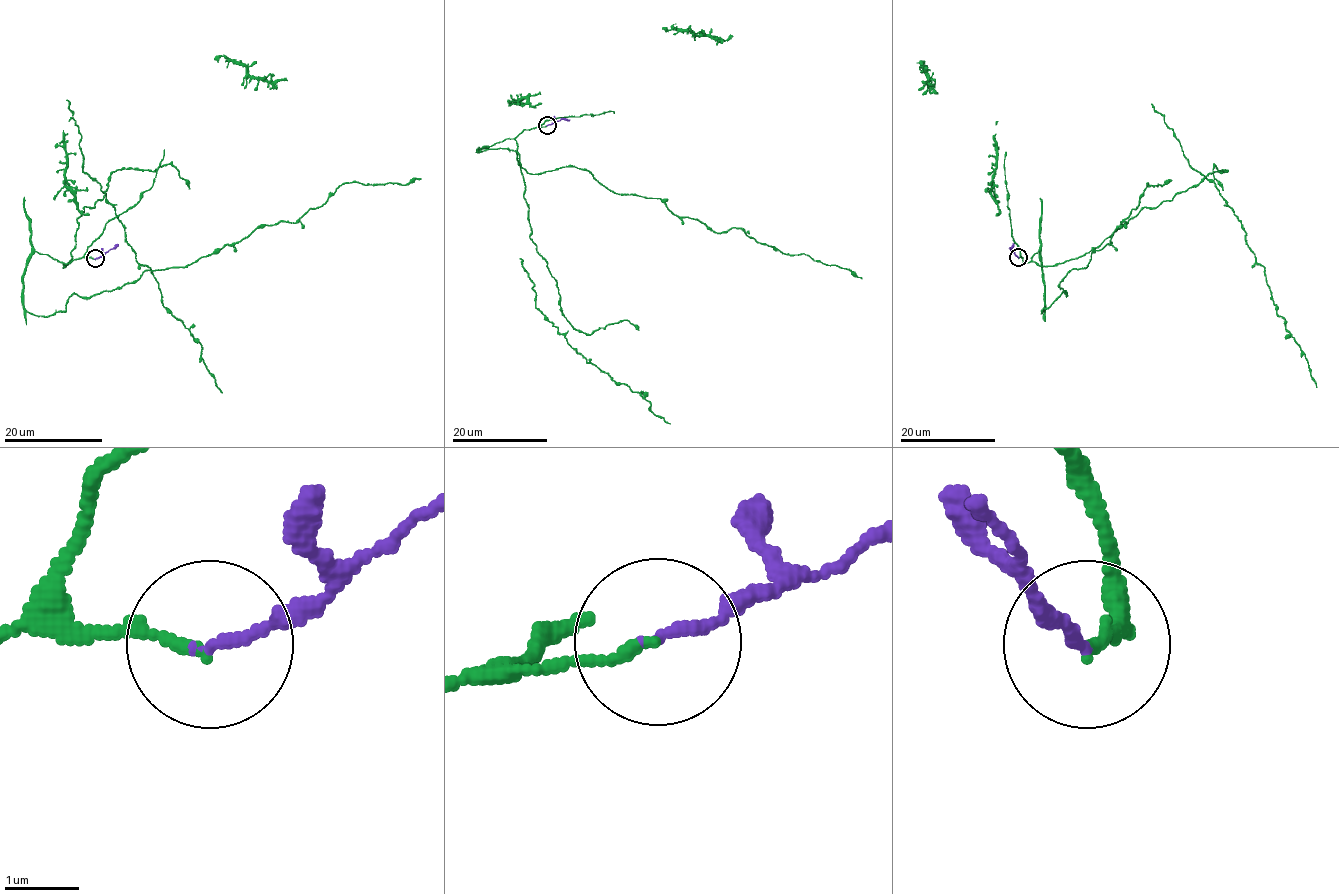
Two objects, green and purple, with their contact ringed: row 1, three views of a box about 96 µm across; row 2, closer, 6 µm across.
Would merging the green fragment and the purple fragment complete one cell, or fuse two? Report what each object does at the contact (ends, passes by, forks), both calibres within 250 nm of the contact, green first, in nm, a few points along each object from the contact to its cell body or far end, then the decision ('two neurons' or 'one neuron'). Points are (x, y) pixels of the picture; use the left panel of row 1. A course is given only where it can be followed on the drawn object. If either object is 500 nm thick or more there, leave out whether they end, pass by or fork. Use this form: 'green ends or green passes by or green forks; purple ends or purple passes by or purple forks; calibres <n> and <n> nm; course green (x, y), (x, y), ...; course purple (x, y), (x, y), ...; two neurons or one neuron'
green ends; purple ends; calibres 140 and 140 nm; course green (95, 258), (36, 252), (23, 307), (54, 315), (75, 294), (187, 267), (296, 222), (345, 183), (420, 178); course purple (95, 258), (118, 244); two neurons

